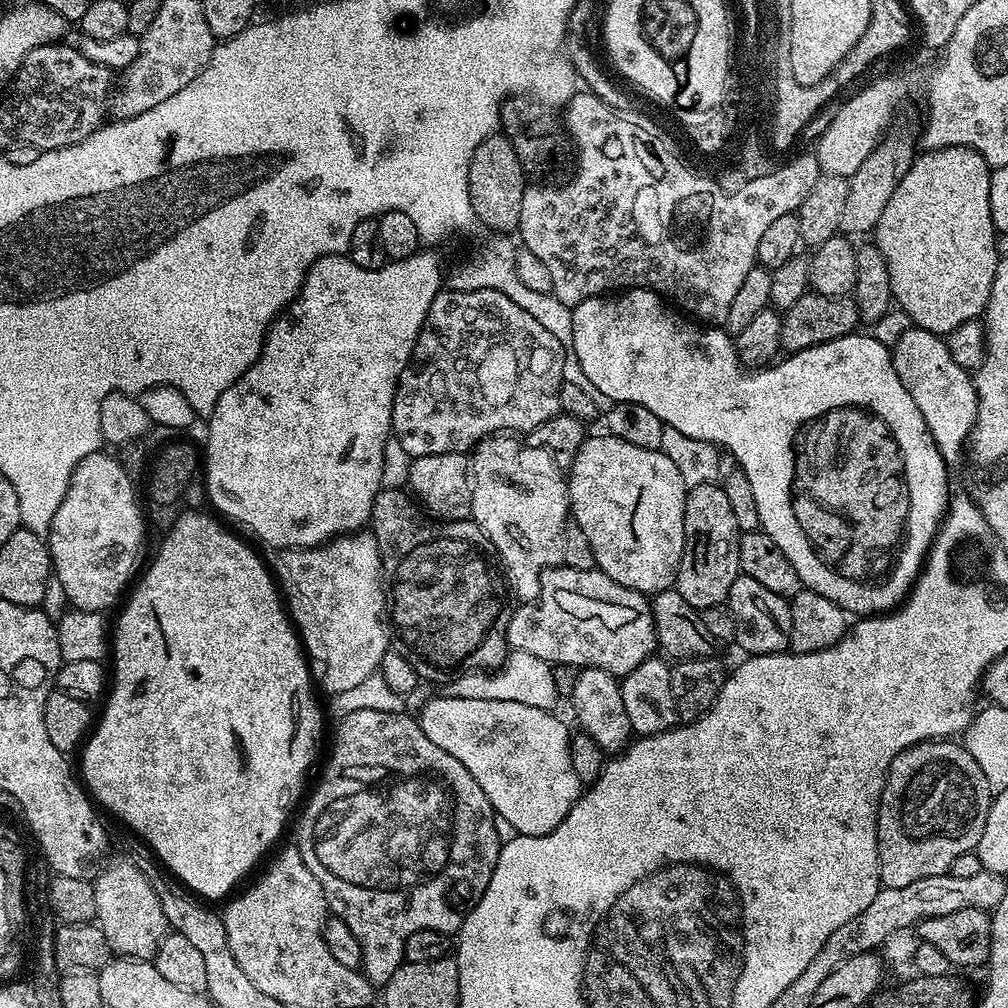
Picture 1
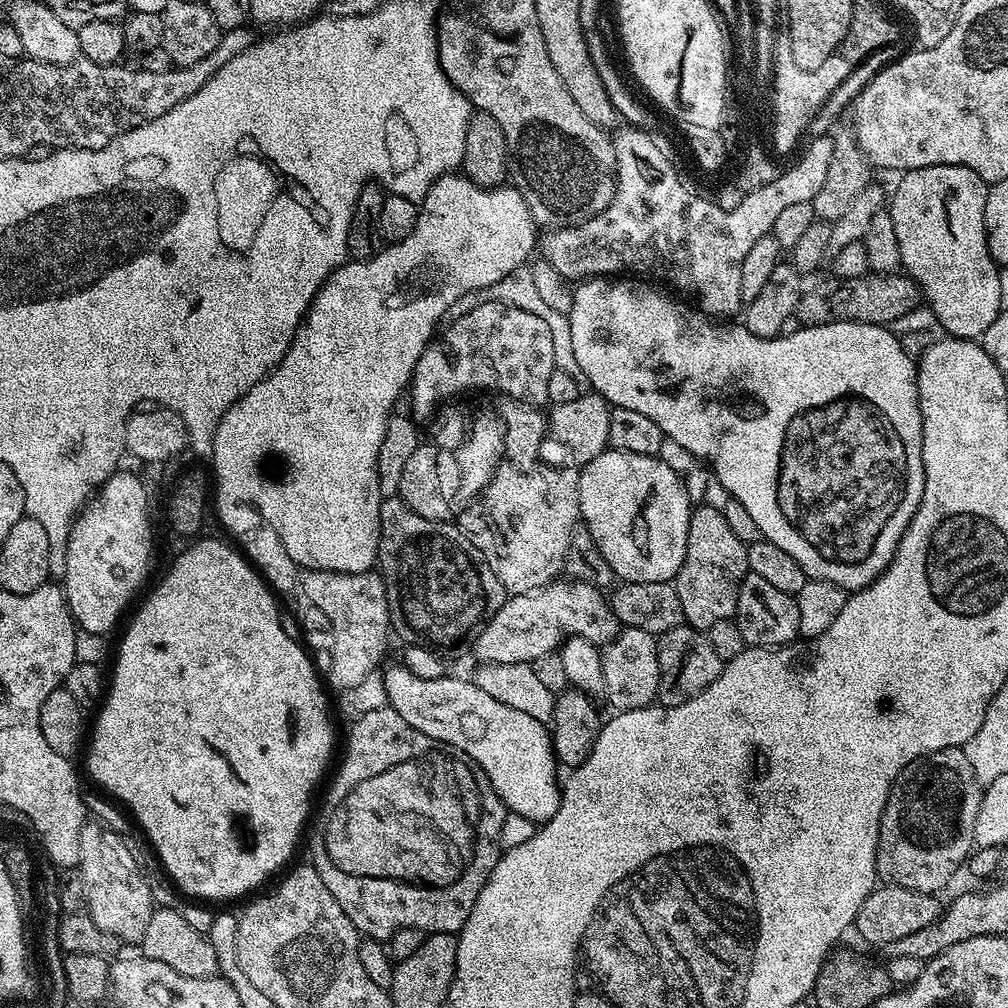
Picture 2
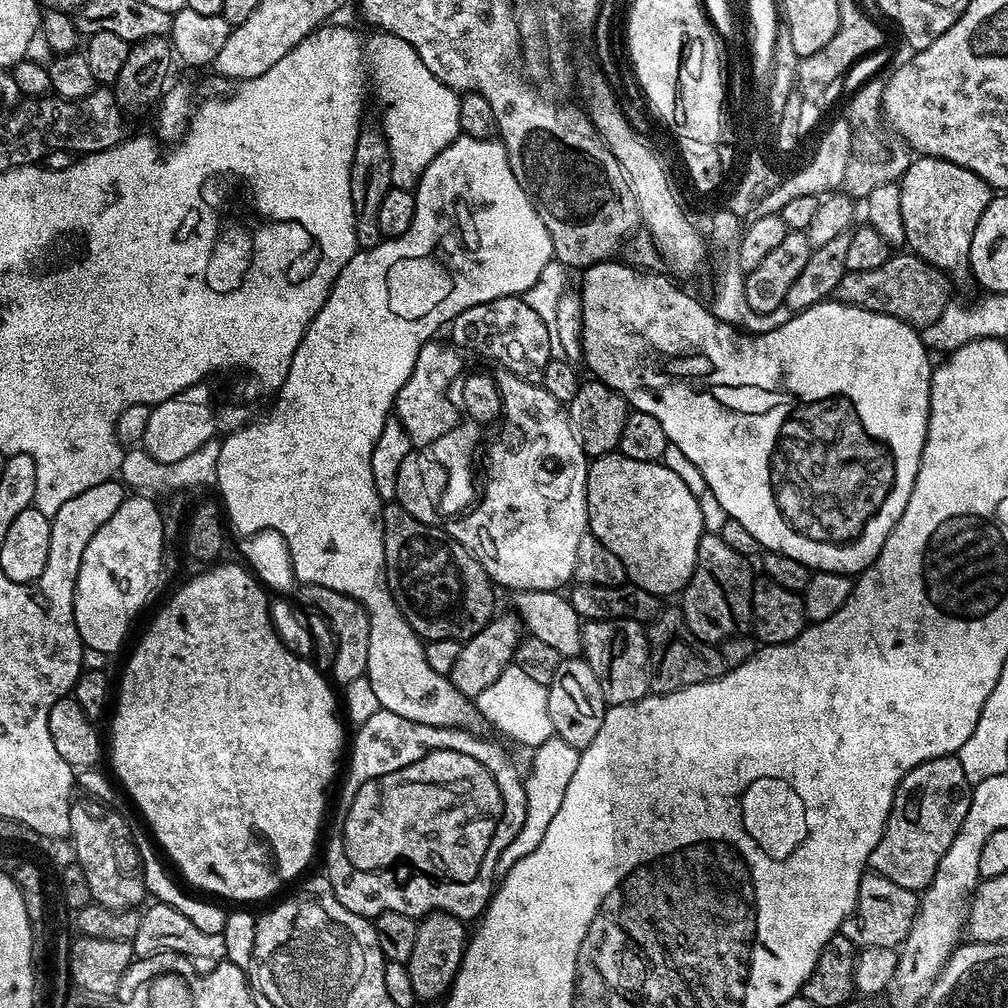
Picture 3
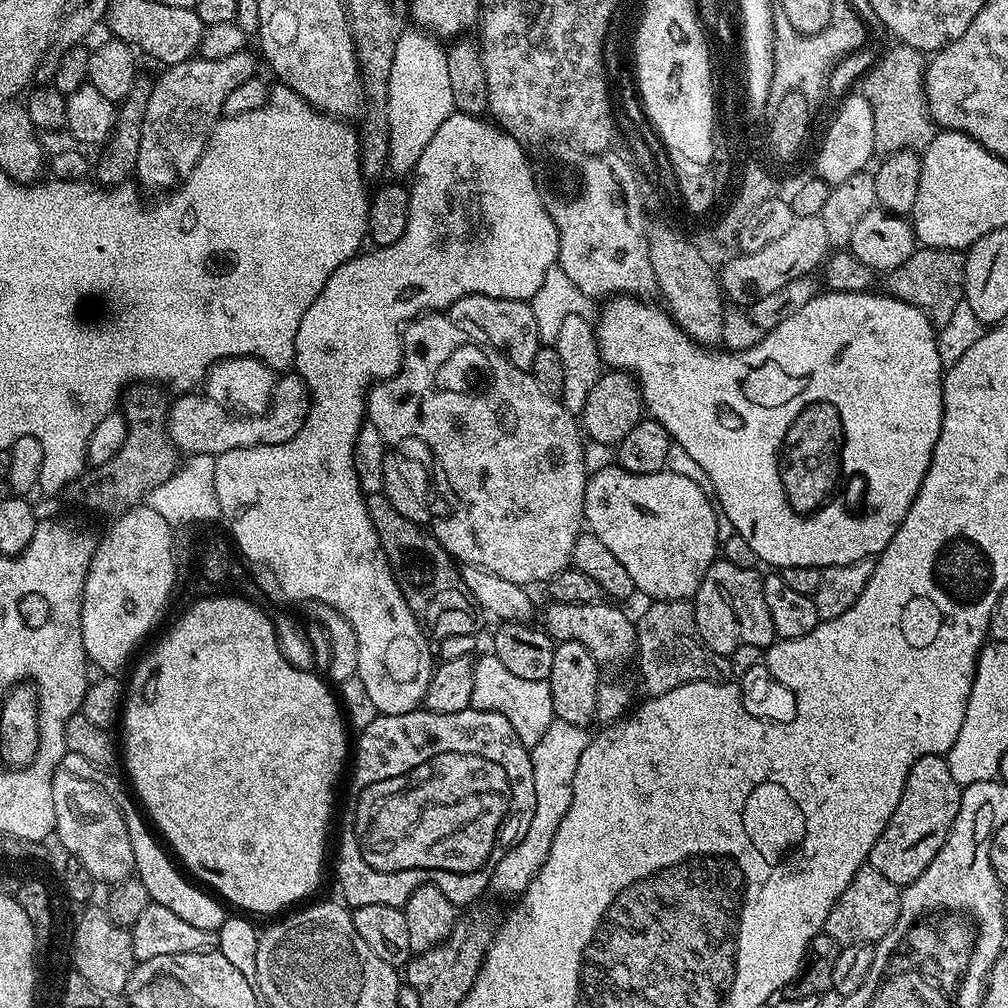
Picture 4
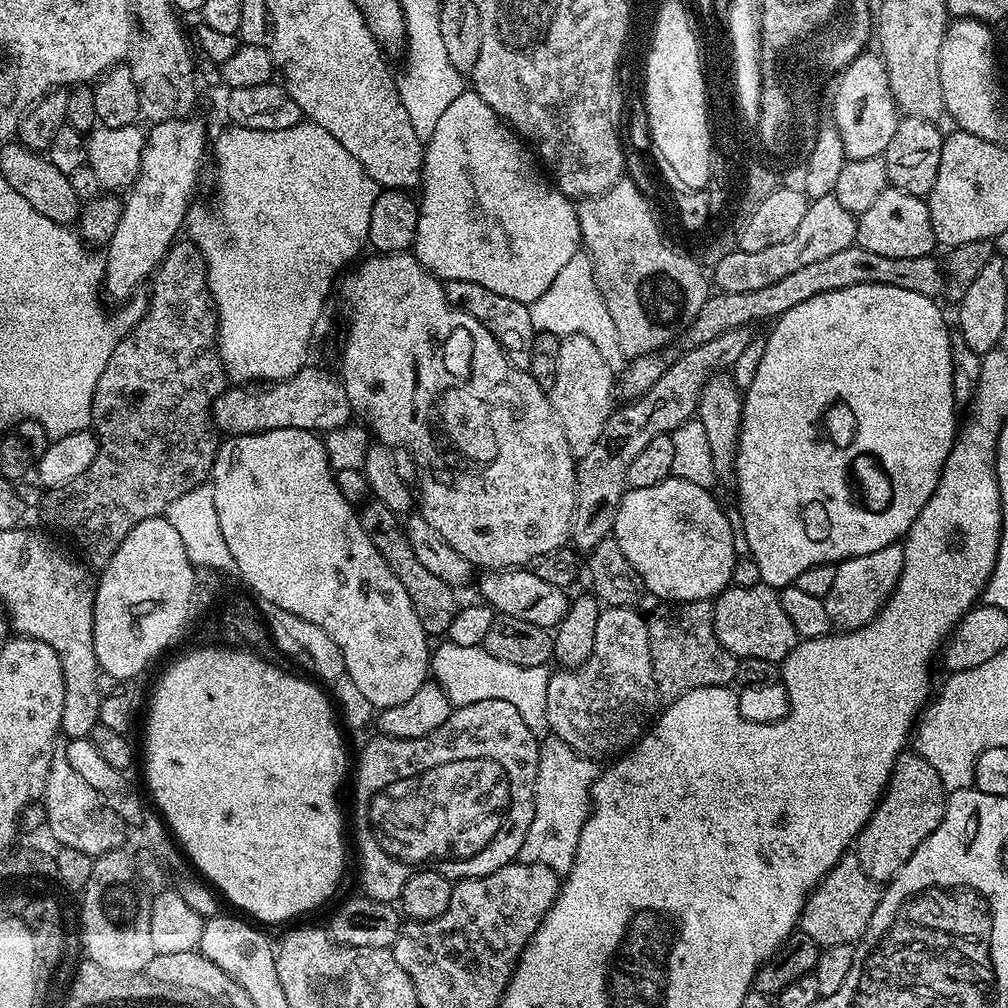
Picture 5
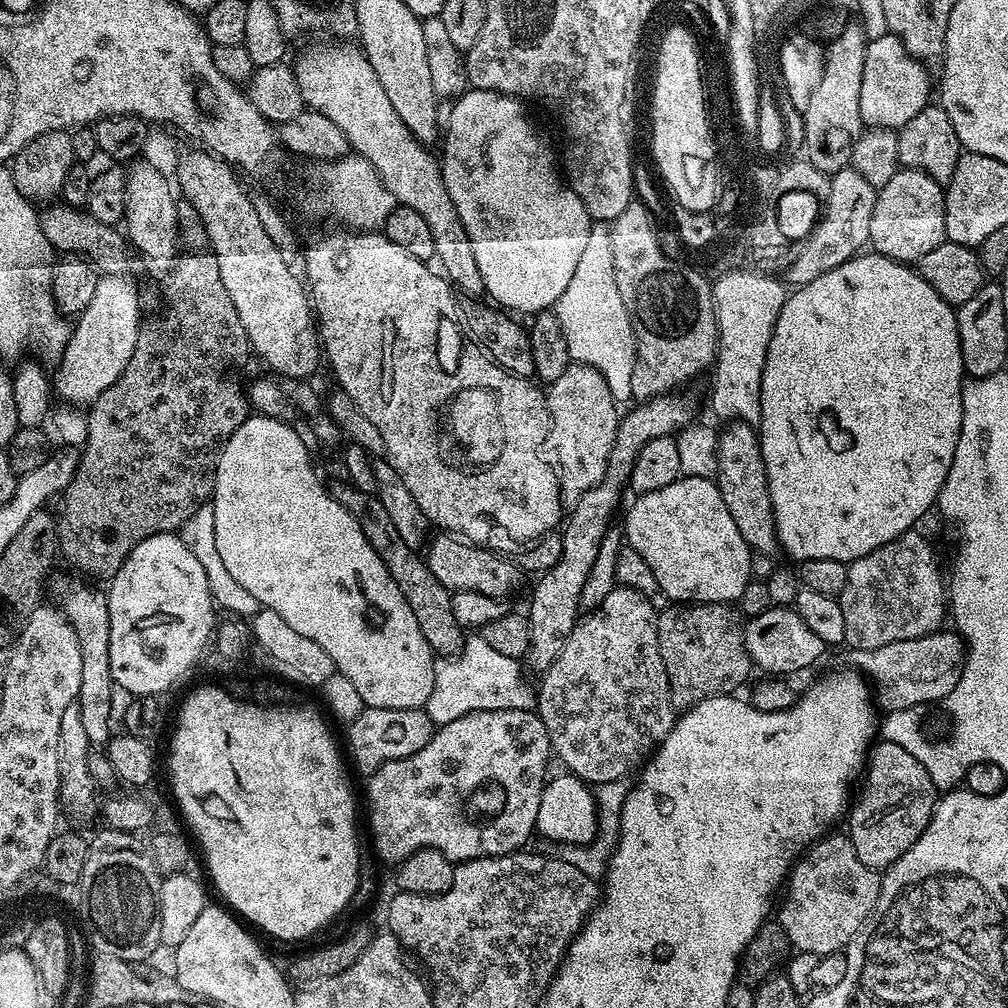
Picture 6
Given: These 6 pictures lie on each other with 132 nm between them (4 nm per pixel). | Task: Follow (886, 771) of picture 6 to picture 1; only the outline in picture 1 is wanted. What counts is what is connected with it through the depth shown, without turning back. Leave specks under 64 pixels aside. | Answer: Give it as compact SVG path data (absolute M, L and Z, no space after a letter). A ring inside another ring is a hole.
M947 739L914 744L894 762L882 790L876 815L880 883L886 888L910 886L918 878L943 876L958 858L978 846L994 793L978 762L959 743Z

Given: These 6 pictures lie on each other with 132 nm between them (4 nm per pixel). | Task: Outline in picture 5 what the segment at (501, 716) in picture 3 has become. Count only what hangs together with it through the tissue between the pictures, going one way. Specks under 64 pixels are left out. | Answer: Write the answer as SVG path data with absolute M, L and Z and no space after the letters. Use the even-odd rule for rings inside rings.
M440 642L441 644L435 645L434 651L430 656L430 672L434 677L435 683L444 687L444 692L448 695L449 702L453 706L459 706L461 704L473 704L474 702L482 702L486 698L498 698L502 702L510 702L510 706L514 706L514 710L518 710L518 714L522 714L522 719L526 722L526 726L530 726L530 730L537 734L543 733L548 728L548 715L546 714L546 688L552 677L548 664L542 666L513 666L511 662L502 662L502 658L494 658L494 654L490 654L483 648L483 646L458 646L457 644L449 644L447 642Z

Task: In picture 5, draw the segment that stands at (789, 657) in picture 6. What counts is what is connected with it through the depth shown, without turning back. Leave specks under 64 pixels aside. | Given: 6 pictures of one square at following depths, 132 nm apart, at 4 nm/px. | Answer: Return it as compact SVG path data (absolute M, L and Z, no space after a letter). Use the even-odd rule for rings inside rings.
M766 584L754 586L729 586L715 597L712 606L712 621L718 640L730 655L741 660L765 659L779 665L794 650L798 637L786 610L782 610L780 593Z

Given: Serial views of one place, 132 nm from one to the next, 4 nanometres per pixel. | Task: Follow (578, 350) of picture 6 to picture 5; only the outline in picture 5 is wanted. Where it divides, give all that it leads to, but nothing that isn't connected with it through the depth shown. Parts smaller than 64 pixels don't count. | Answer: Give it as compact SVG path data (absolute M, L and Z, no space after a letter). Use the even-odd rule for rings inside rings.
M581 250L562 266L558 278L550 284L550 290L542 294L530 306L530 322L536 327L537 332L549 332L558 337L582 334L598 346L602 358L606 358L606 366L614 370L623 369L626 357L622 346L618 346L618 330L610 318L610 310L606 310L606 302L596 285L596 275L592 260L587 252Z

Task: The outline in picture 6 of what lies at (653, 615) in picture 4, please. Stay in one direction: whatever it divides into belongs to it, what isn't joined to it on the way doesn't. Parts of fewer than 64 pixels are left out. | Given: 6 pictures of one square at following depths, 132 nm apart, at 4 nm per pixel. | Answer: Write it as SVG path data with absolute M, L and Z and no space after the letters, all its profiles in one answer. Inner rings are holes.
M677 603L668 606L665 612L659 613L658 646L662 650L662 662L666 666L668 685L672 695L672 704L678 710L693 708L711 696L726 696L735 693L748 680L748 675L754 672L750 654L744 641L744 624L739 611L732 604L686 604Z

